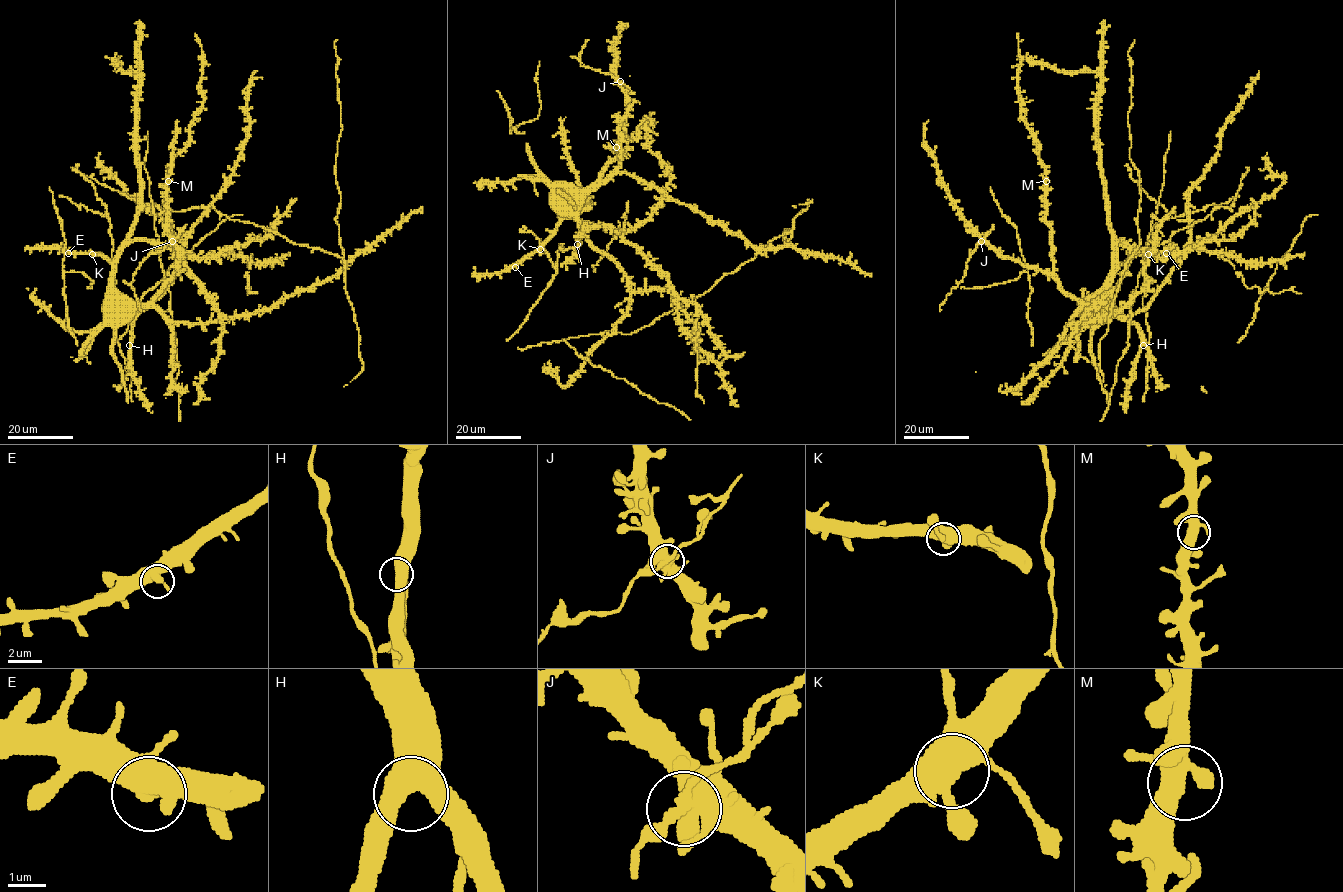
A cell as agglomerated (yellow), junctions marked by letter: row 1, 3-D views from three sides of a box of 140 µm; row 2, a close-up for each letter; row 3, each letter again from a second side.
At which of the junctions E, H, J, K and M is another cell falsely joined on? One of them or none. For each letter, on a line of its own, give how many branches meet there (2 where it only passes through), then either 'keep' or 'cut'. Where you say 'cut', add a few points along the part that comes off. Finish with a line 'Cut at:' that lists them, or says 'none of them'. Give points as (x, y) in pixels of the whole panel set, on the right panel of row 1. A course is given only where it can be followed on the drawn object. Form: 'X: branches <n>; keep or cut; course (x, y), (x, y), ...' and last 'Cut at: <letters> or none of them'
E: branches 3; keep
H: branches 3; keep
J: branches 7; cut
K: branches 4; keep
M: branches 4; keep
Cut at: J

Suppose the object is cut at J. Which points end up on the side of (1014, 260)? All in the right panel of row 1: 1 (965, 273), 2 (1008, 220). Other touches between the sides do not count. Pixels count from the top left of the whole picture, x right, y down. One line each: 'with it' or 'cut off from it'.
1: cut off from it
2: with it

